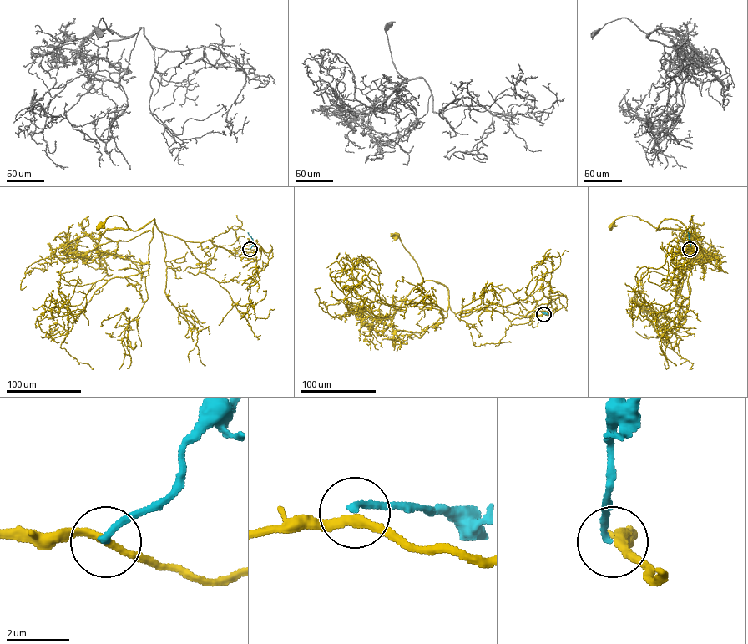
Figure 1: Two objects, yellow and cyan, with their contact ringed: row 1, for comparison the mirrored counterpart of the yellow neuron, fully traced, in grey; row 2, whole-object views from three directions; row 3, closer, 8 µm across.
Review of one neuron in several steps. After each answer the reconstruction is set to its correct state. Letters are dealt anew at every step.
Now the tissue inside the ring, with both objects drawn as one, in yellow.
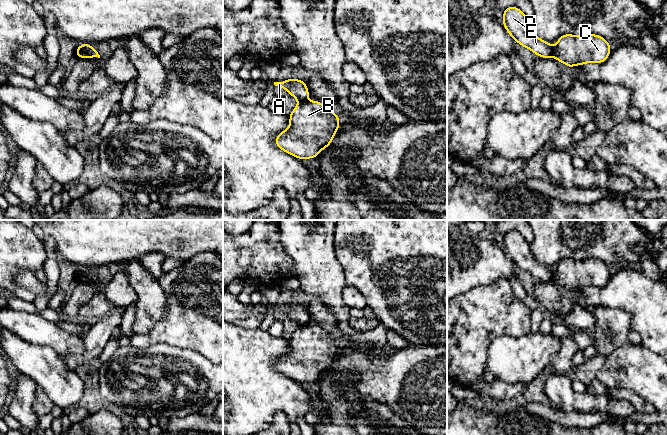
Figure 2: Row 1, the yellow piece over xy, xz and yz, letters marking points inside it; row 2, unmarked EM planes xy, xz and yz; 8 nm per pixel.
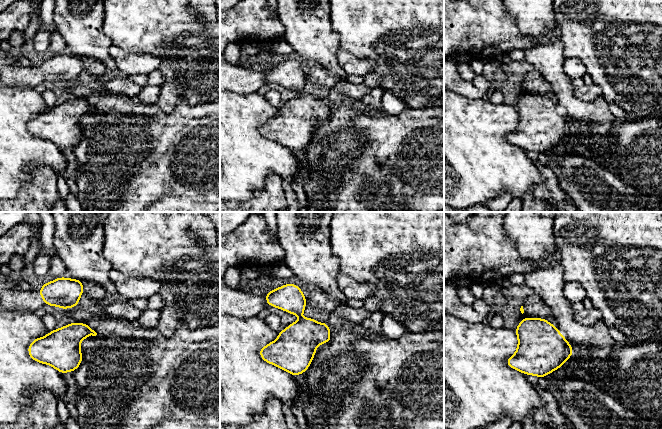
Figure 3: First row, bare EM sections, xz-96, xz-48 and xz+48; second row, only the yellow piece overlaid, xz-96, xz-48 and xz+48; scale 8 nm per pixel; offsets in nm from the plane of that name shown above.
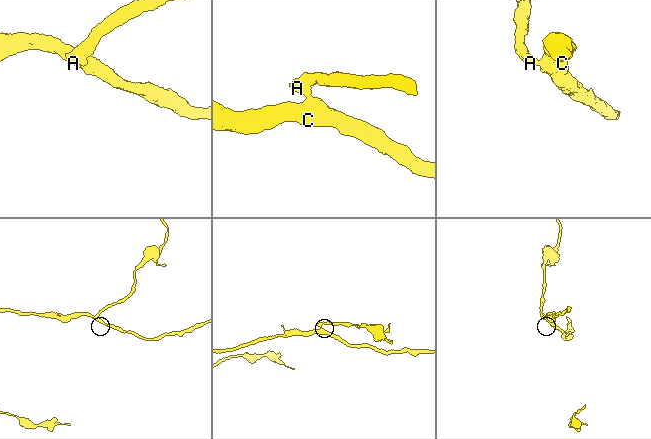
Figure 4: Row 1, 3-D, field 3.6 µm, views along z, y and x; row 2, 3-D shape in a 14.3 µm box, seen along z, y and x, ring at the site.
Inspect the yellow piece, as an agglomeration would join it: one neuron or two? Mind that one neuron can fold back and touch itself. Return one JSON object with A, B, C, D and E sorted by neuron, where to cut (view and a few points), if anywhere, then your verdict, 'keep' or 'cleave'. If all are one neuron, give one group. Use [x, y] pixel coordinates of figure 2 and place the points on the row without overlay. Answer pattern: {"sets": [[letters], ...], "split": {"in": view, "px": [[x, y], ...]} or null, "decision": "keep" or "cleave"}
{"sets": [["A", "D", "E"], ["B", "C"]], "split": {"in": "xz", "px": [[306, 323], [299, 326]]}, "decision": "cleave"}

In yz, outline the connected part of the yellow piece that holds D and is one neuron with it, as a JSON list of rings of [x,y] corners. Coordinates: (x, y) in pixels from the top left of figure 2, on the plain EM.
[[[511,230],[503,235],[503,249],[516,266],[530,273],[534,278],[541,282],[549,282],[553,279],[554,272],[535,259],[530,244],[519,232]]]

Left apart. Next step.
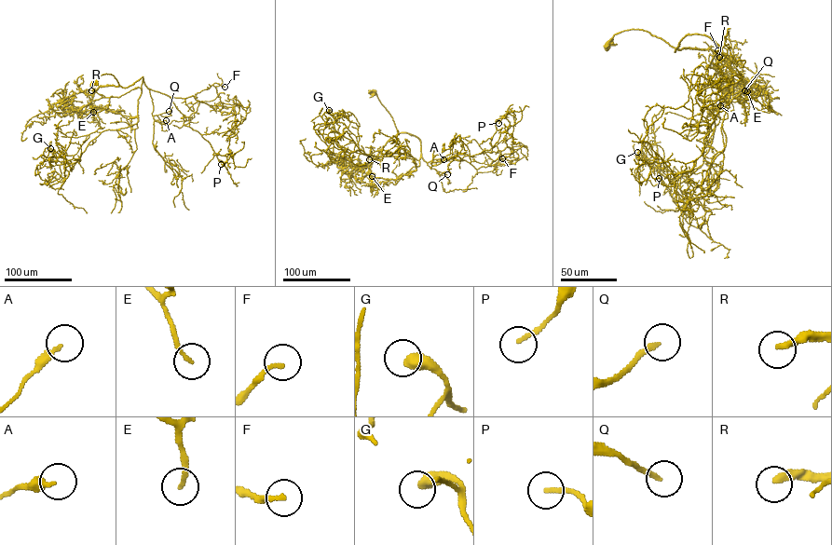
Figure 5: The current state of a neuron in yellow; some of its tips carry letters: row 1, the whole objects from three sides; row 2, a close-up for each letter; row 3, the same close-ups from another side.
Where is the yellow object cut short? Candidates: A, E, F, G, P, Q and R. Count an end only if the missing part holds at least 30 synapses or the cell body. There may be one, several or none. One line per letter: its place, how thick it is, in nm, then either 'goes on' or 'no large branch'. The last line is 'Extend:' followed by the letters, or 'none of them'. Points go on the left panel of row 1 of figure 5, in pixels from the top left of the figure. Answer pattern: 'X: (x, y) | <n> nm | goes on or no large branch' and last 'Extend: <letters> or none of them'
A: (166, 120) | 240 nm | no large branch
E: (93, 112) | 180 nm | goes on
F: (225, 87) | 190 nm | no large branch
G: (50, 148) | 480 nm | no large branch
P: (221, 164) | 180 nm | no large branch
Q: (169, 111) | 190 nm | goes on
R: (91, 90) | 280 nm | goes on
Extend: E, Q, R

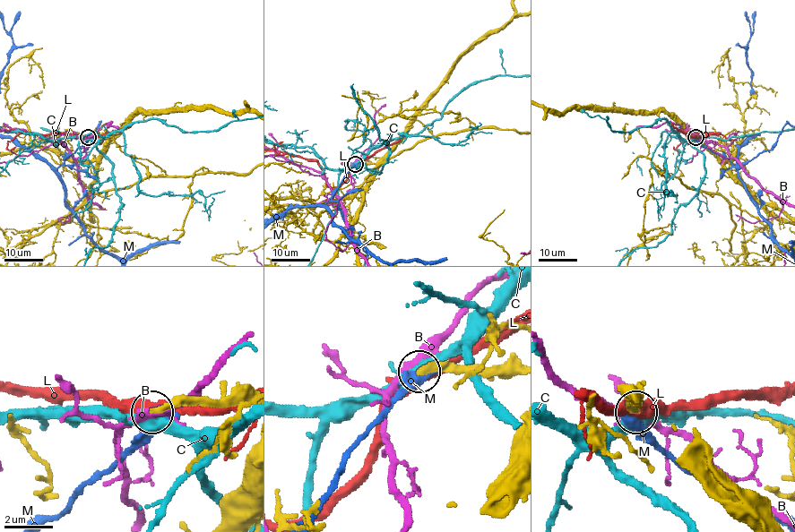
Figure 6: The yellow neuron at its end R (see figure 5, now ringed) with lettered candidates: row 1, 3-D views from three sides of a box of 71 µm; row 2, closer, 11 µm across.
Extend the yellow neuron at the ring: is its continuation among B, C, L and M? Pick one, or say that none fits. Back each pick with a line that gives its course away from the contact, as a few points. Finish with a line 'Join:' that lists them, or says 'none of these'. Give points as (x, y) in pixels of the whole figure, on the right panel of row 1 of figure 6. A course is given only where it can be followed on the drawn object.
Join: none of these

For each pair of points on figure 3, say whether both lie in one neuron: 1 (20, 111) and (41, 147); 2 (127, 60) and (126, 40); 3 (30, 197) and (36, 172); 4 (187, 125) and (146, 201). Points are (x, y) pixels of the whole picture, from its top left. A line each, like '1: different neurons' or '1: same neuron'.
1: same neuron
2: different neurons
3: same neuron
4: same neuron

